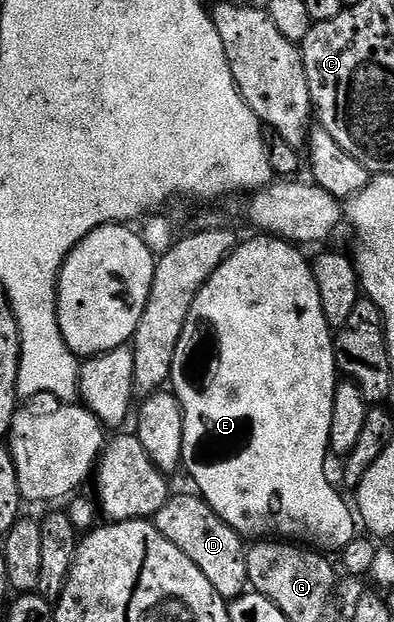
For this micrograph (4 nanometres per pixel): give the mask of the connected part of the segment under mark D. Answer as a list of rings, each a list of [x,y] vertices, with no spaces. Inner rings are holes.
[[[171,495],[163,508],[152,517],[152,523],[212,582],[216,594],[220,594],[227,602],[242,595],[248,588],[248,566],[246,565],[247,545],[236,530],[218,517],[212,506],[207,504],[201,495]],[[243,543],[243,544],[242,544]]]

